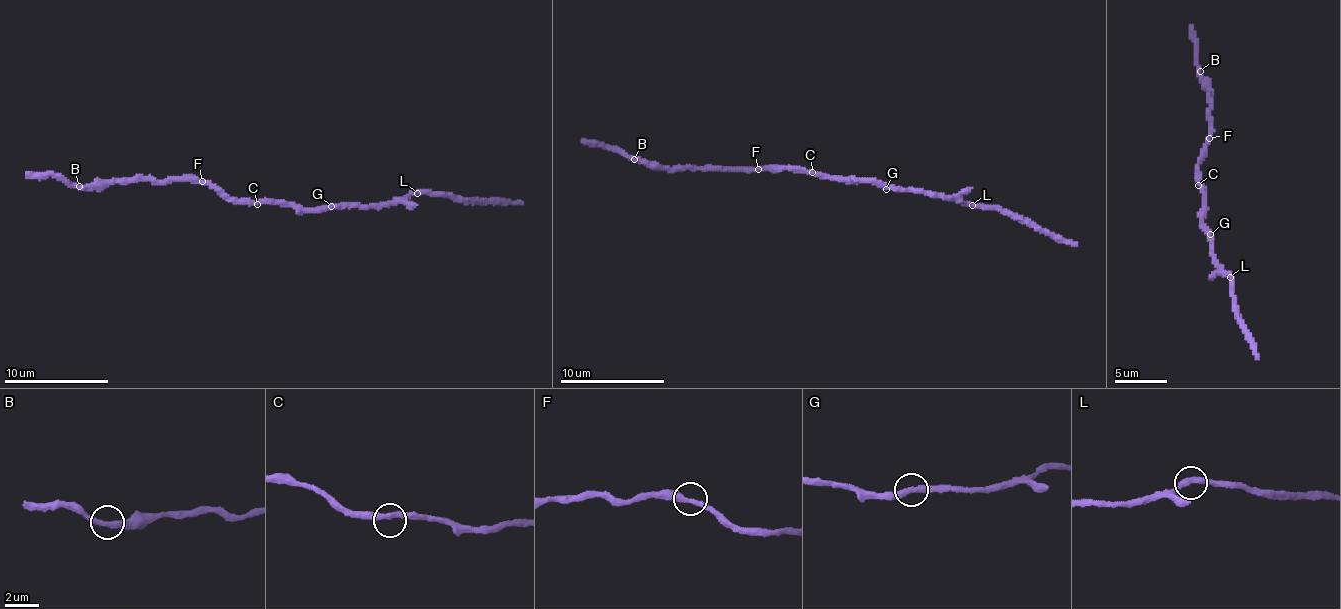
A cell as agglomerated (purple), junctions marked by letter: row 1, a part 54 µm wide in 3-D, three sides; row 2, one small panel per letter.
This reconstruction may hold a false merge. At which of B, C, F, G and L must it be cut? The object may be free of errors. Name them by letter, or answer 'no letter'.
no letter

